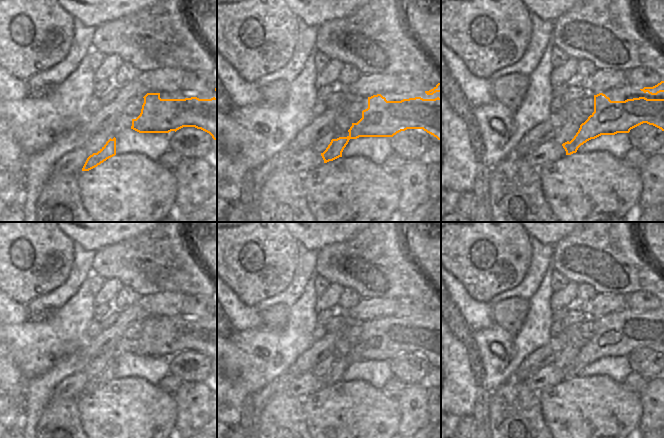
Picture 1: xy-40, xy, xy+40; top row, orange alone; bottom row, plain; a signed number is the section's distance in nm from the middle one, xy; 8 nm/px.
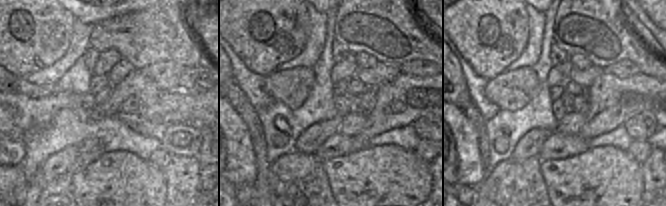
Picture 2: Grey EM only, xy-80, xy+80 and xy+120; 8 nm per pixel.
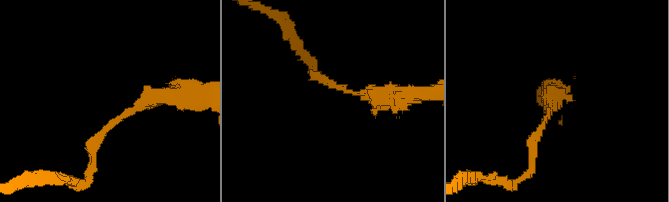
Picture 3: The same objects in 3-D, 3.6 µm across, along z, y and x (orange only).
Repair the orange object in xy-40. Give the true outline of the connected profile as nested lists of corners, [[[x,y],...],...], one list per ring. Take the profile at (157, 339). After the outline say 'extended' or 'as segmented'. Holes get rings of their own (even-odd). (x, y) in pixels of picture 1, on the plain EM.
[[[147,317],[143,322],[141,337],[136,343],[132,343],[131,353],[139,357],[169,357],[183,351],[195,351],[217,364],[217,322],[161,323],[160,317]]]; as segmented

